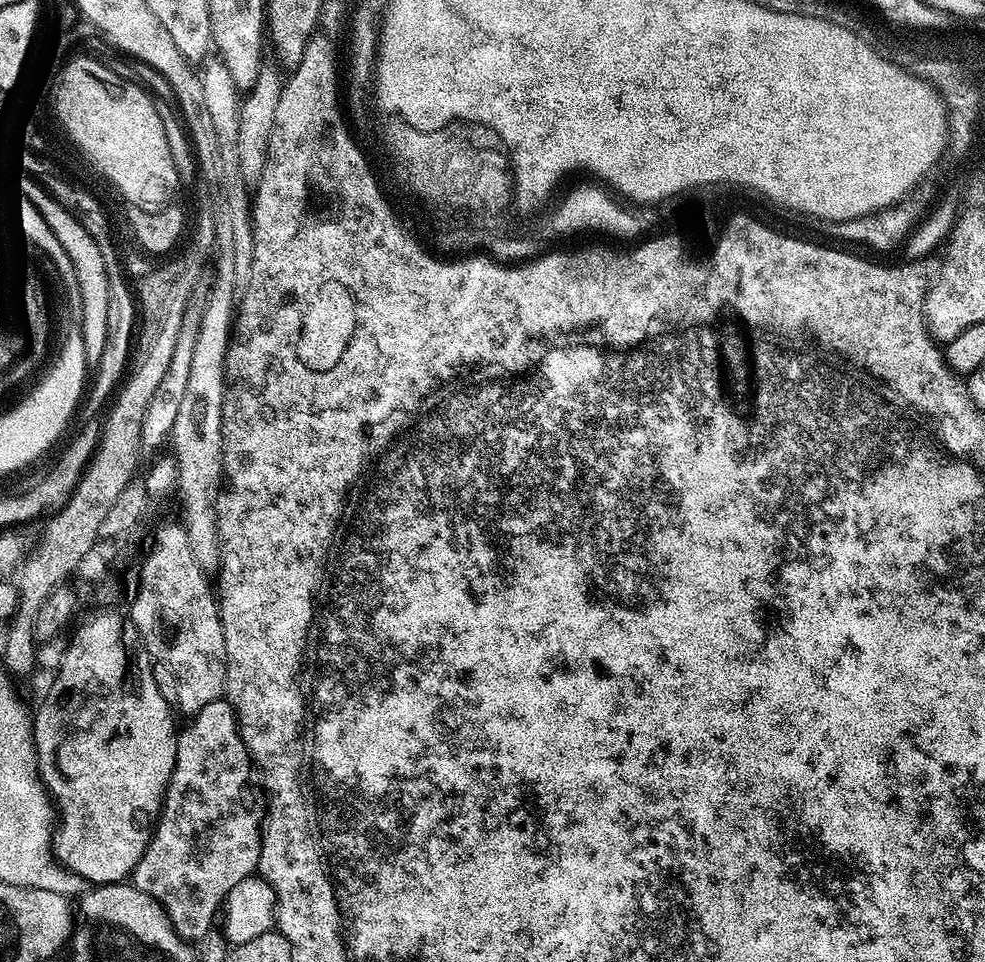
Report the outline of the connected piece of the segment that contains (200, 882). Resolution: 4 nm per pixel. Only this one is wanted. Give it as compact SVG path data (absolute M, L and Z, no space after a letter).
M221 698L210 702L206 706L202 706L202 710L198 710L198 714L191 717L188 729L181 731L176 738L176 765L172 771L172 777L168 783L168 789L164 792L164 805L160 807L160 818L156 821L156 826L152 830L152 837L146 846L146 850L142 854L142 858L138 862L138 866L132 871L130 880L136 885L138 890L142 890L146 894L153 896L164 908L164 912L168 916L168 920L172 924L178 935L186 941L195 942L198 938L202 938L202 934L206 934L206 930L213 927L215 918L221 911L222 905L228 899L230 890L234 890L234 886L238 886L238 882L242 882L246 877L253 875L257 871L260 863L260 838L262 835L262 804L256 801L256 796L250 789L244 788L248 784L248 779L254 773L254 765L252 757L248 755L248 747L245 746L243 738L240 737L240 725L236 722L236 712L232 709L232 705L227 699Z

